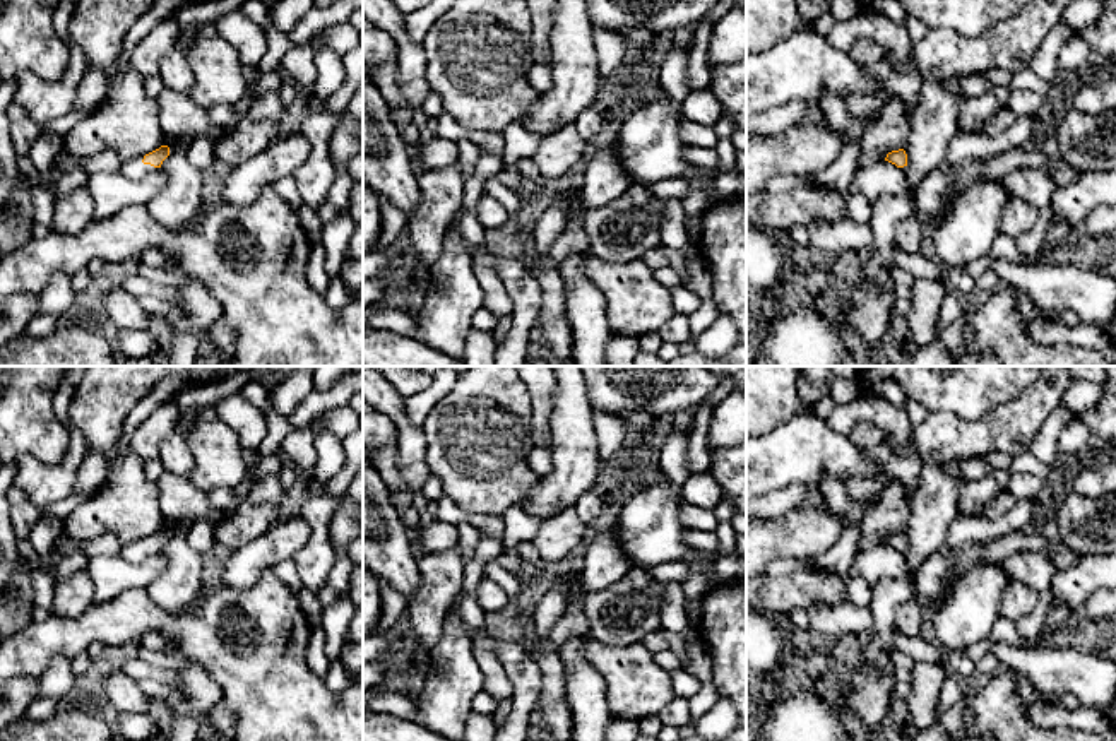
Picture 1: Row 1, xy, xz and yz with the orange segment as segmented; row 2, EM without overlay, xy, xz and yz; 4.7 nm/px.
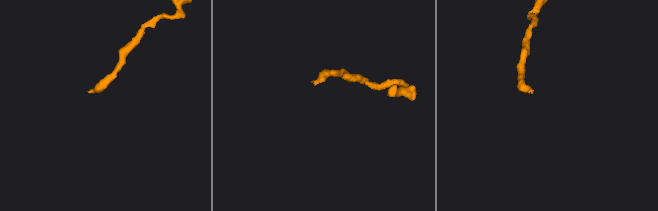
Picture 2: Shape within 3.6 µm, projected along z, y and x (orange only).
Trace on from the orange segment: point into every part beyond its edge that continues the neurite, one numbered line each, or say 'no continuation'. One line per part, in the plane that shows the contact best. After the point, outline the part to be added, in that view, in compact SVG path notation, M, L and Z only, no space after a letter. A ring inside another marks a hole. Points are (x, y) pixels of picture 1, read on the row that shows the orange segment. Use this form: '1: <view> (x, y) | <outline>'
1: xy (134, 168) | M144 156L137 157L137 159L122 161L120 173L128 180L140 180L147 173L157 169L151 164L144 164L142 159L144 159Z

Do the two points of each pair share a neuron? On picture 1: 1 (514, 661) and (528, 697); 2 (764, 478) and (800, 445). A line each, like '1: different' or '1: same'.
1: same
2: same

